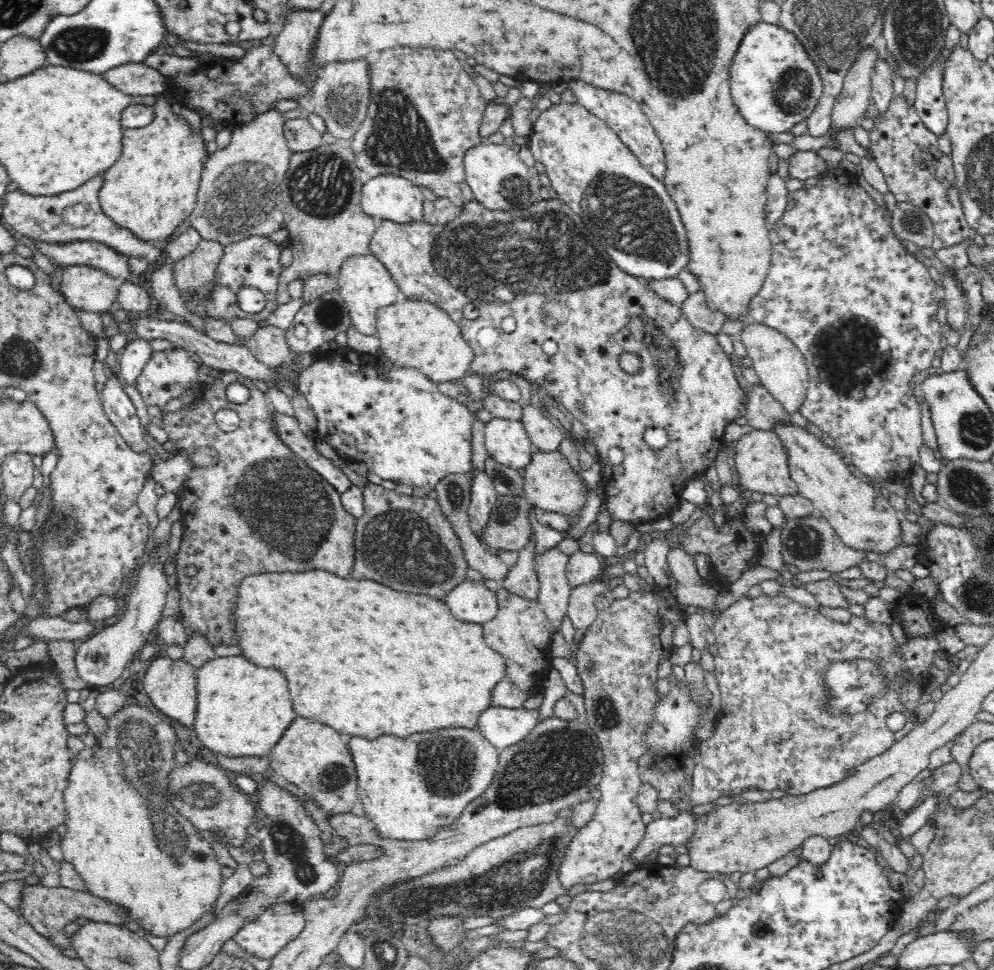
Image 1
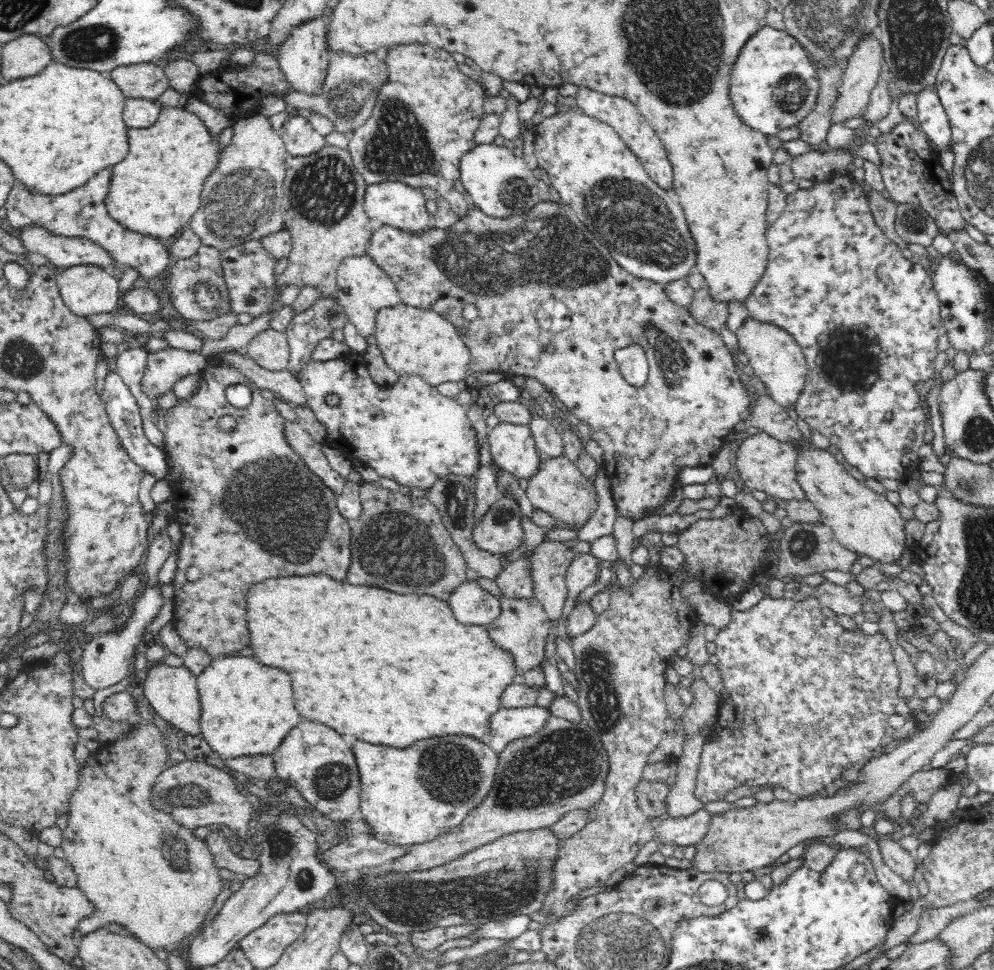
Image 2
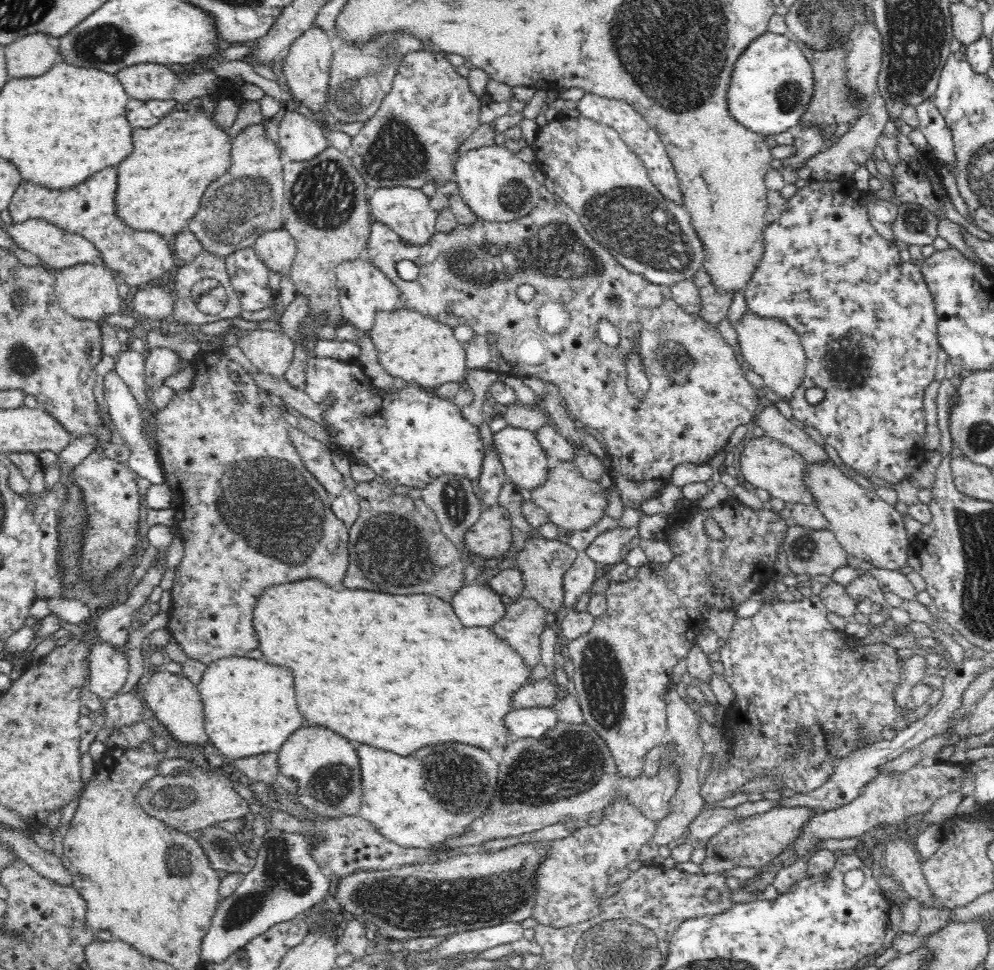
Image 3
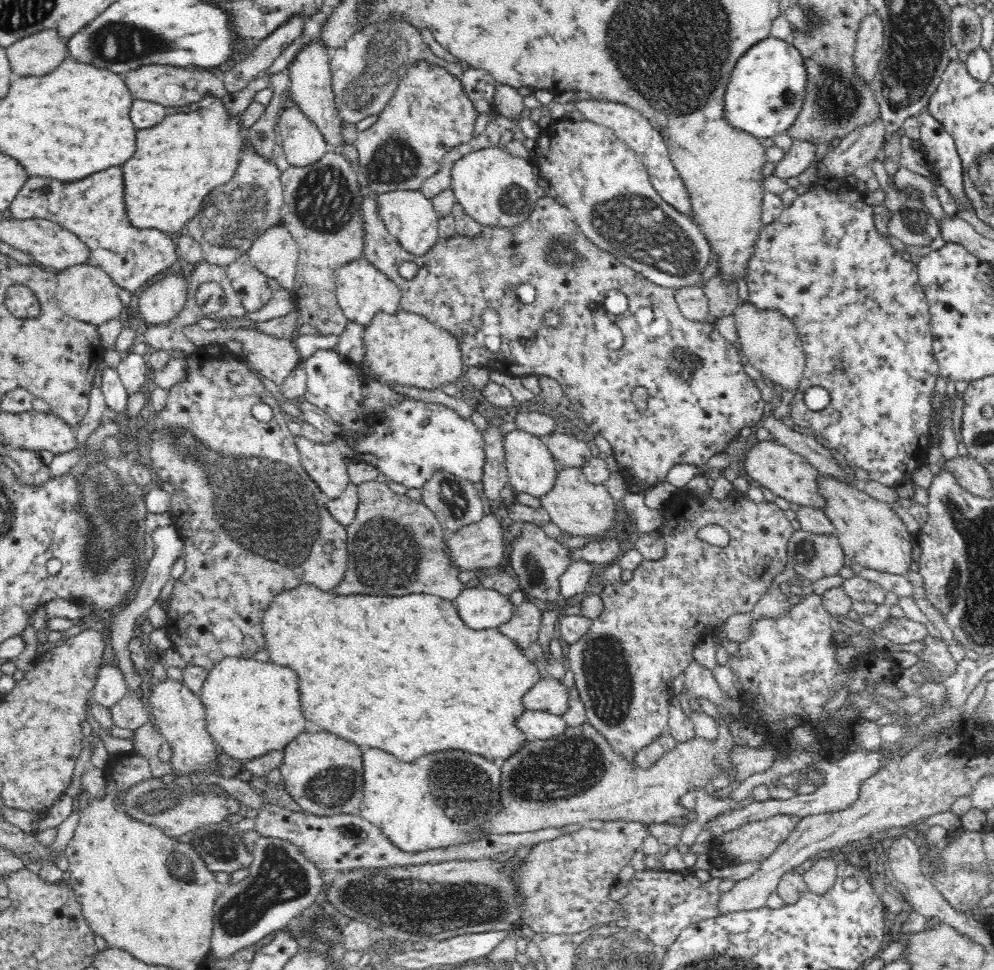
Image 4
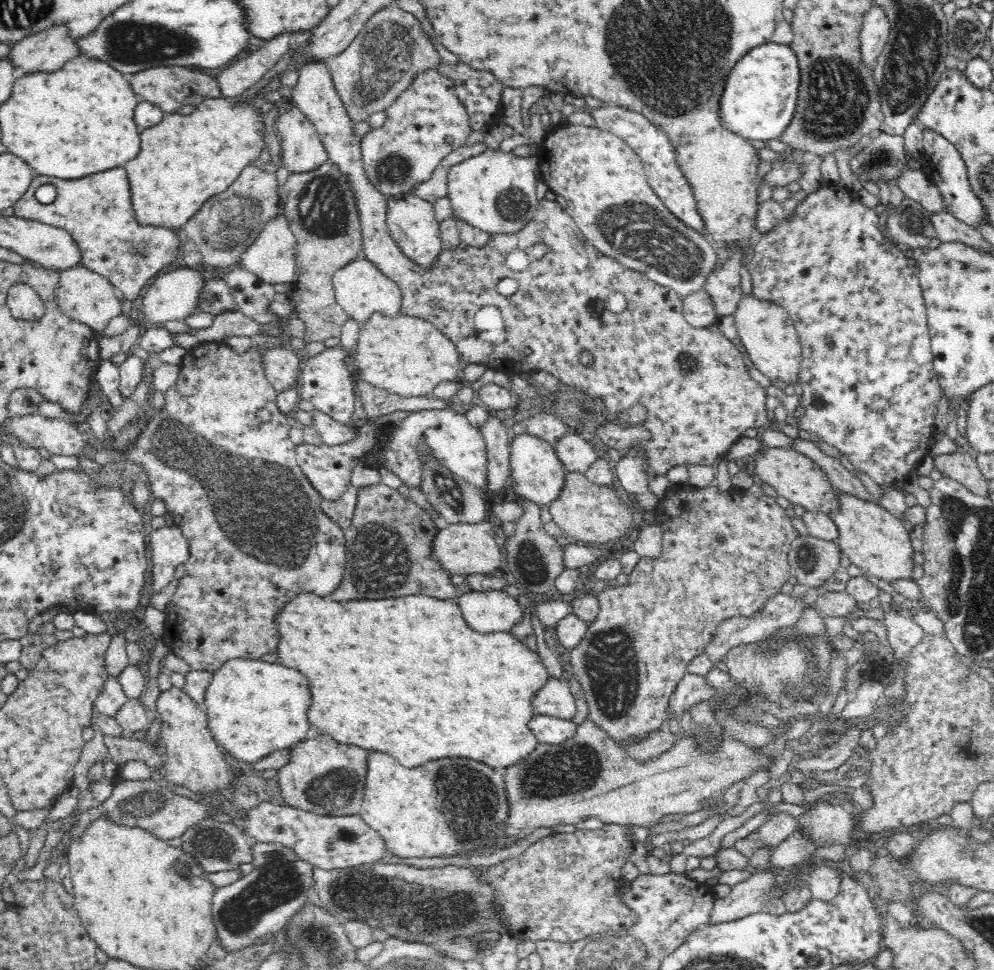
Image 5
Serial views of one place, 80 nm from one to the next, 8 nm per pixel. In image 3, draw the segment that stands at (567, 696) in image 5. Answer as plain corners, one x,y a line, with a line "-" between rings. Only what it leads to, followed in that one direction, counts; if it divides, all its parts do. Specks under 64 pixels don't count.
549,678
539,679
524,685
514,693
514,707
522,708
556,708
560,702
559,685

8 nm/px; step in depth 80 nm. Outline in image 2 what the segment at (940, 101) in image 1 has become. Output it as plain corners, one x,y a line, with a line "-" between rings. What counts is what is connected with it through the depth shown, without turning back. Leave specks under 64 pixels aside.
936,87
934,90
924,90
917,94
917,109
921,130
936,144
938,153
950,151
951,124
938,99

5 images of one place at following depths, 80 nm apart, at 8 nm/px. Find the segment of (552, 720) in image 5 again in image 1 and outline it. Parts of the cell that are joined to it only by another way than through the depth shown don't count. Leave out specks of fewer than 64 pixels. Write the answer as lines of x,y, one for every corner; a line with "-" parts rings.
492,707
479,714
477,724
483,737
502,752
526,738
541,720
536,709

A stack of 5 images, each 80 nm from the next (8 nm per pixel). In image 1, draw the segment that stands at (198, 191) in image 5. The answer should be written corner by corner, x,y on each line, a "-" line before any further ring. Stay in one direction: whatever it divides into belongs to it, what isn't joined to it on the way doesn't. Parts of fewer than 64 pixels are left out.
159,95
159,100
153,106
155,117
148,126
128,129
122,140
122,158
104,172
104,186
100,190
102,211
124,229
131,230
143,240
164,240
168,238
184,220
192,216
196,210
198,184
204,170
205,162
210,156
204,143
202,133
194,134
190,123
172,111
172,106

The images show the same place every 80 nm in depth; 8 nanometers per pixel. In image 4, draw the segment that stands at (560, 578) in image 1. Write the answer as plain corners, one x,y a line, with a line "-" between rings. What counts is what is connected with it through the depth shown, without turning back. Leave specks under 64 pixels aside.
524,520
519,525
521,532
510,544
512,547
510,565
517,574
520,590
528,592
530,596
534,596
538,600
546,600
546,602
560,600
558,578
566,572
571,564
568,548
565,548
556,539
548,537
542,526
533,521

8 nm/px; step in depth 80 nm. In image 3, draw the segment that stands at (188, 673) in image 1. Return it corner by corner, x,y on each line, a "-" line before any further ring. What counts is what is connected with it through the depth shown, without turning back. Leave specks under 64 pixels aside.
169,671
156,672
141,689
147,706
168,730
172,739
186,747
202,747
208,742
204,732
204,707
197,686
188,677

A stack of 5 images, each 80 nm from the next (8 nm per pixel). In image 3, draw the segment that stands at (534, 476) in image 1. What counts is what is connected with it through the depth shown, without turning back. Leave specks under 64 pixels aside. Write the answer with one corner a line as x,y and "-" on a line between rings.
562,462
552,468
548,482
532,492
532,503
547,511
551,522
571,533
575,530
586,531
598,523
606,515
608,499
601,484
584,478
573,462

